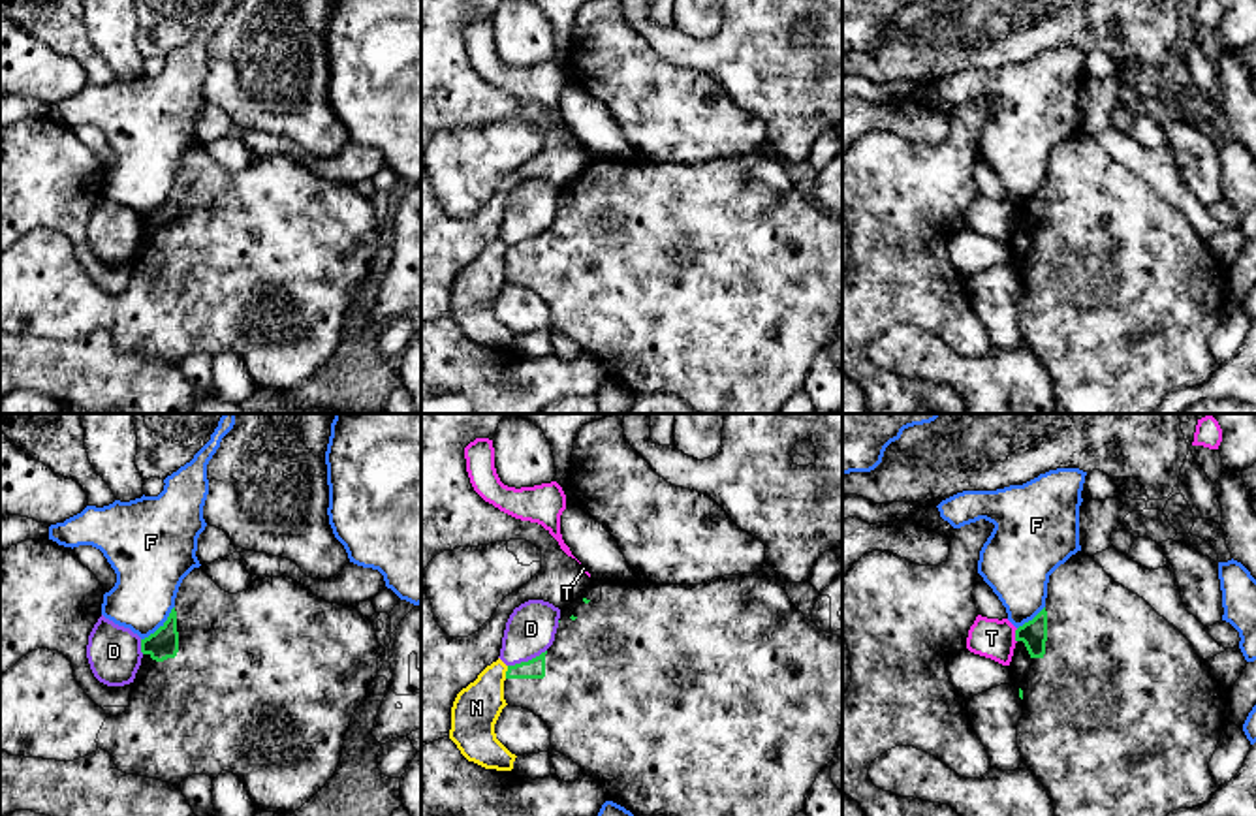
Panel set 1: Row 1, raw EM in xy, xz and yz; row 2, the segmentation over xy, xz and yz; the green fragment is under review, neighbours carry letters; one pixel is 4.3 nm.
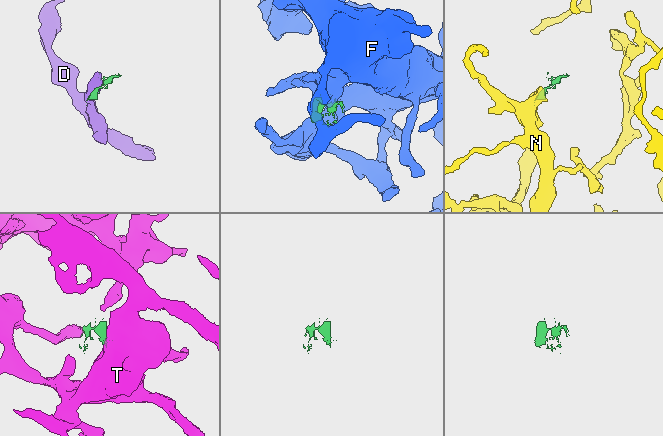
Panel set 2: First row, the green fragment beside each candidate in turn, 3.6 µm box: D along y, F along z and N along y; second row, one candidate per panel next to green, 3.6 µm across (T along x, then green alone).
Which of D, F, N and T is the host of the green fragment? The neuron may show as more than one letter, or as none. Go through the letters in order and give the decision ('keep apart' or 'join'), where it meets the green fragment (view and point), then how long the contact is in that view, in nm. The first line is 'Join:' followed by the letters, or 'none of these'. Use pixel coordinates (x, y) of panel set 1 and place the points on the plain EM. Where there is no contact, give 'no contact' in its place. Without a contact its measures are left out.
Join: none of these
D: keep apart; contact xz (529, 239); length 180 nm
F: keep apart; contact xy (160, 205); length 200 nm
N: keep apart; contact xz (506, 251); length 60 nm
T: keep apart; contact yz (1016, 215); length 60 nm

